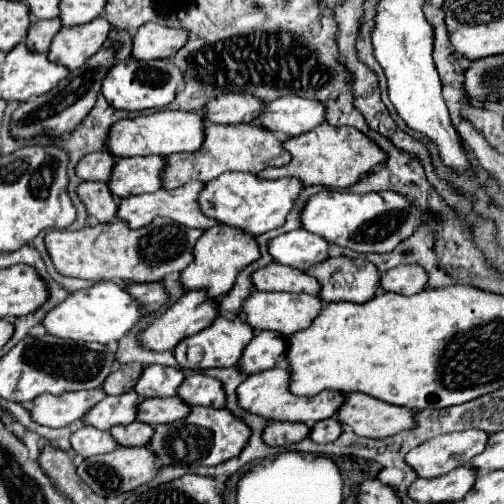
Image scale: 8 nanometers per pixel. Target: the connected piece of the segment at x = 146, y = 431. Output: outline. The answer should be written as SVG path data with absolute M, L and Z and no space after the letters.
M134 421L130 425L116 425L110 431L114 439L126 447L148 447L154 435L154 429L142 421Z

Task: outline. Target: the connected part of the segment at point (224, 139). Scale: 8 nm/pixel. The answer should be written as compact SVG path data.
M256 123L248 125L206 125L206 141L204 149L196 153L174 153L168 157L168 173L164 175L166 189L178 189L188 181L202 181L208 183L222 173L228 171L246 171L246 173L260 173L266 167L282 167L290 163L290 153L284 149L284 141L276 137L276 133L262 129Z

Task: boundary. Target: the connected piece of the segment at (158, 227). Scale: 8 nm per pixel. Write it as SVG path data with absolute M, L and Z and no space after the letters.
M116 219L112 223L100 223L84 227L80 231L50 231L46 235L46 247L54 261L54 267L62 275L112 281L124 279L134 283L160 281L168 273L180 273L194 261L194 245L202 235L200 229L190 229L172 219L156 219L142 229L130 229L126 221Z

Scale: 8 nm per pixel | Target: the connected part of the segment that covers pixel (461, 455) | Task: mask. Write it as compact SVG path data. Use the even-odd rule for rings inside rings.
M480 429L440 435L412 449L406 461L420 477L438 477L454 467L470 465L472 459L484 451L488 437L490 435Z

